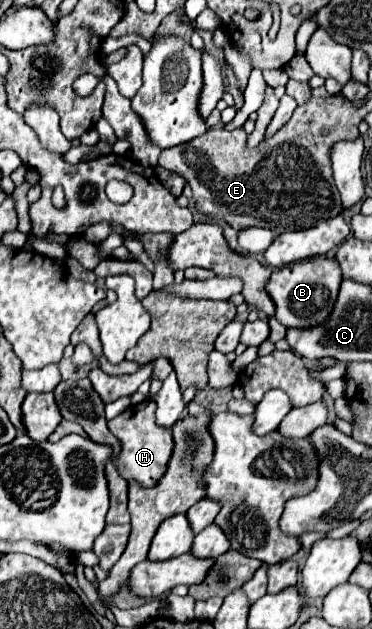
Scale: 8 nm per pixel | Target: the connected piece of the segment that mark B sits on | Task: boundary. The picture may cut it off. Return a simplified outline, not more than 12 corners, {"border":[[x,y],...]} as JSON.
{"border":[[320,255],[274,270],[278,322],[328,318],[342,272]]}

